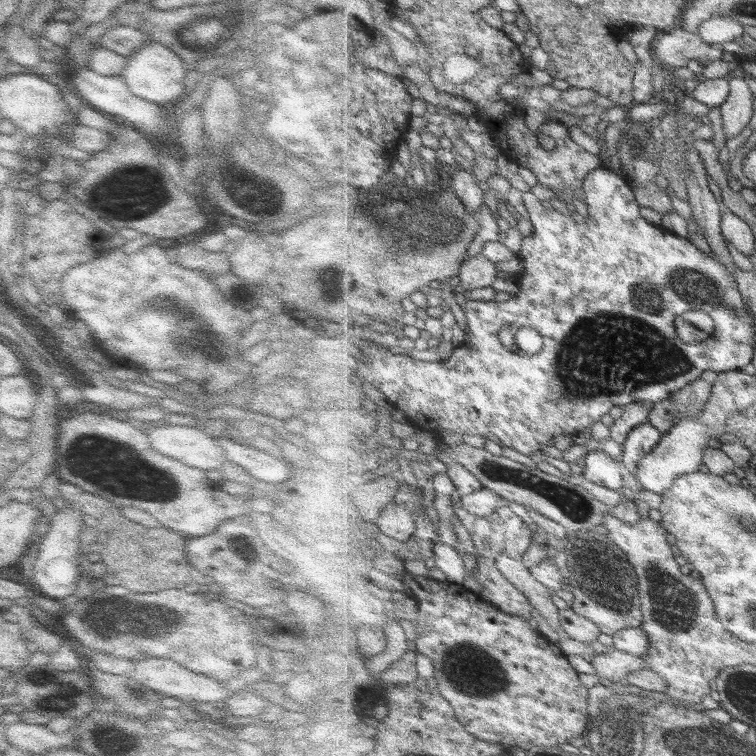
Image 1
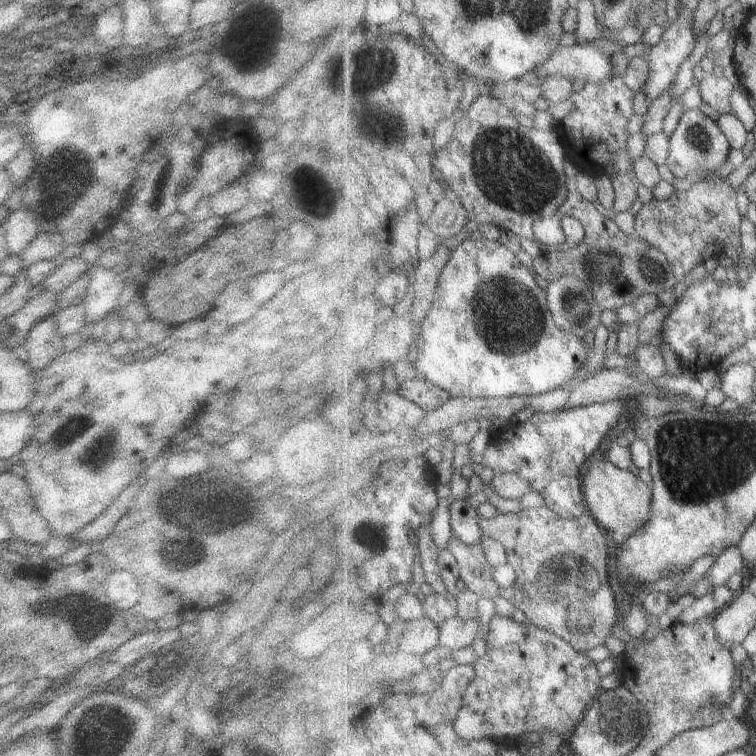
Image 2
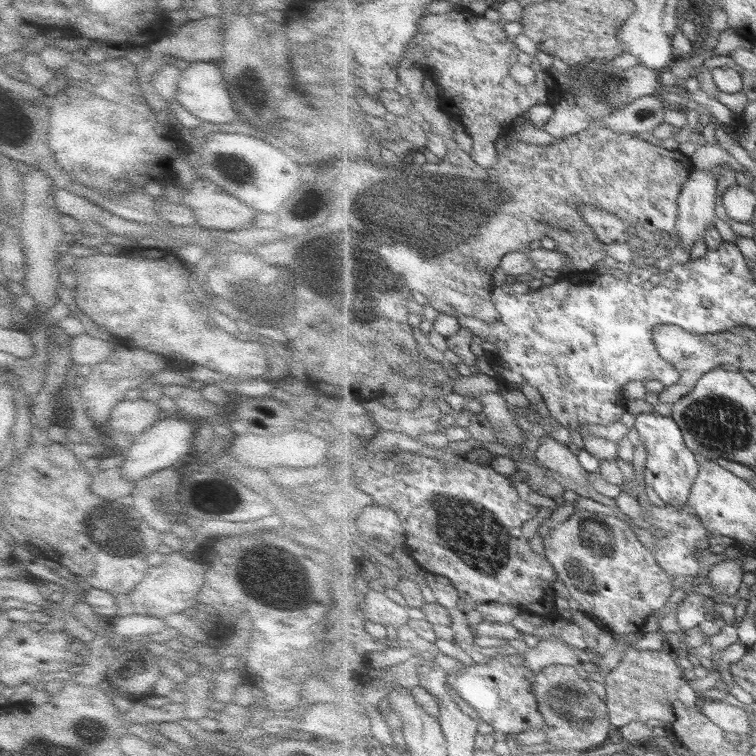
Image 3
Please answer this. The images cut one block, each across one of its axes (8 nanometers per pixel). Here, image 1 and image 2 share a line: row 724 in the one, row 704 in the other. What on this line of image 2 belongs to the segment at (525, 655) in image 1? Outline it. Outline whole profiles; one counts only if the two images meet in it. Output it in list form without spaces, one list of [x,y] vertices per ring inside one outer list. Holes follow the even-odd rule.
[[[494,614],[493,618],[491,618],[489,633],[487,635],[485,641],[488,647],[487,654],[478,657],[477,660],[473,662],[476,675],[464,695],[464,705],[459,709],[458,718],[455,721],[456,731],[468,741],[479,741],[481,739],[492,738],[495,739],[501,747],[517,747],[518,749],[522,749],[523,741],[521,736],[523,736],[525,732],[536,732],[541,736],[545,730],[552,728],[555,730],[556,735],[561,736],[563,733],[567,732],[567,730],[573,730],[585,716],[586,710],[590,708],[590,704],[594,701],[594,698],[601,691],[599,685],[601,676],[599,676],[599,672],[597,672],[597,663],[595,664],[591,658],[580,653],[570,642],[563,640],[563,638],[557,636],[557,634],[547,632],[528,622],[517,624],[517,622],[513,622],[513,618],[511,617],[497,616]]]

